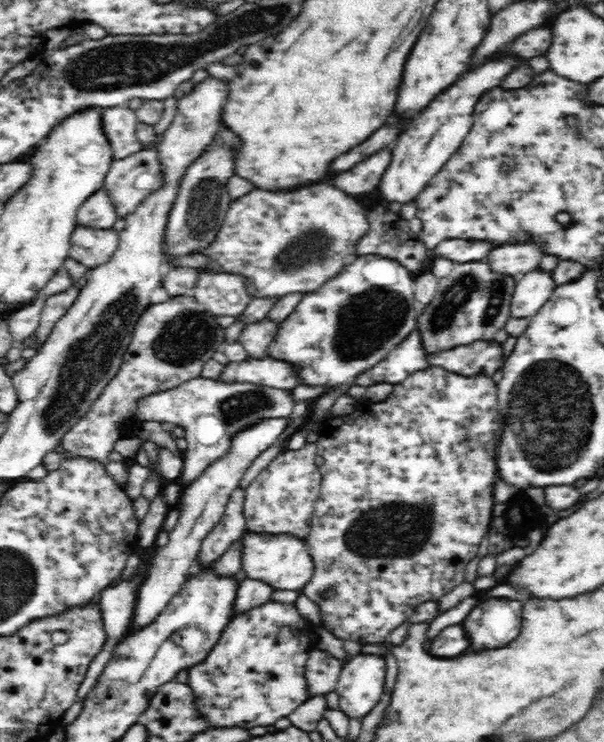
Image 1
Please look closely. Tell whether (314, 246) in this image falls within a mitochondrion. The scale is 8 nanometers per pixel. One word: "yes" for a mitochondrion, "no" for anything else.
yes

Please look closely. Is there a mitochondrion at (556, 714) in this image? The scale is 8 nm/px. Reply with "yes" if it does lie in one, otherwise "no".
yes

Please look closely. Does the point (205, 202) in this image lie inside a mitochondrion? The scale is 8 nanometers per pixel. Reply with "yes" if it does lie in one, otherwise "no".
yes

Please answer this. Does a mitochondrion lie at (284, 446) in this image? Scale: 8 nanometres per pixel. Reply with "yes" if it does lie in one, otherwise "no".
no

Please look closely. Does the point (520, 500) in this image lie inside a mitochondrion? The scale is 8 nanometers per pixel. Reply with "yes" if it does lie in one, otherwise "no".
no

